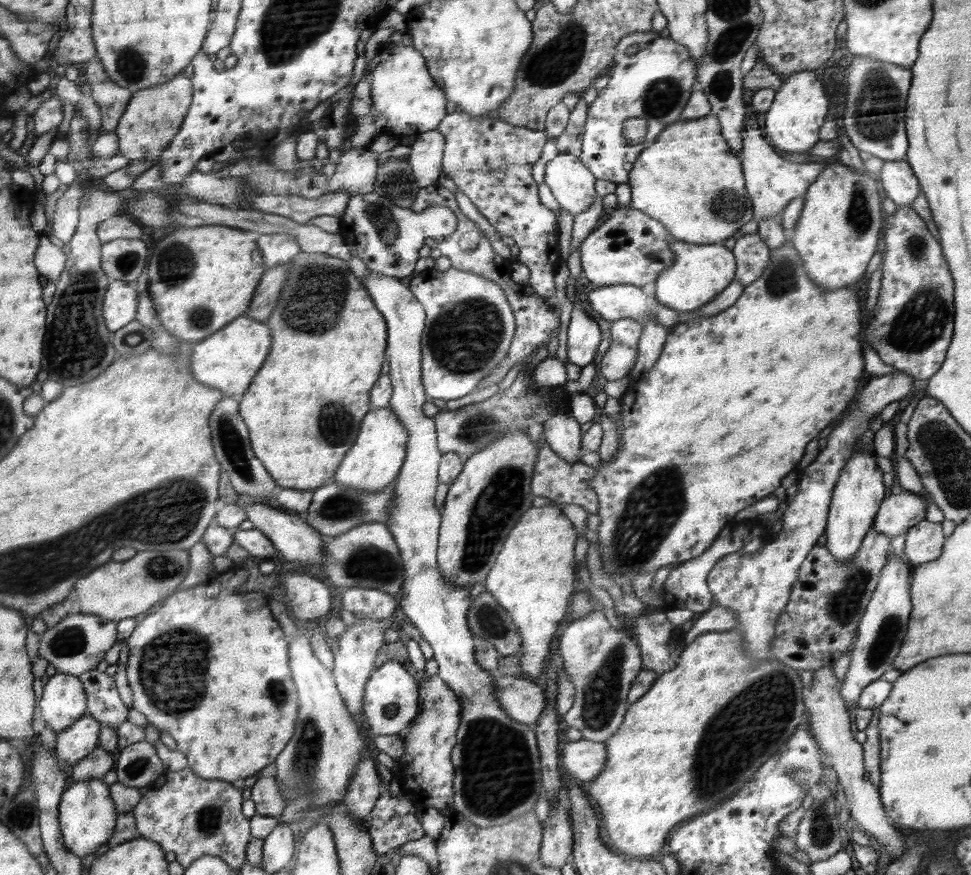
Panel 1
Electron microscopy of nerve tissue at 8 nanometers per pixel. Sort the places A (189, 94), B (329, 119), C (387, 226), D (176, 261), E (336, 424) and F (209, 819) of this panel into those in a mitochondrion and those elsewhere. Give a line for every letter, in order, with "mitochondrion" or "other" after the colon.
A: other
B: other
C: mitochondrion
D: mitochondrion
E: mitochondrion
F: mitochondrion

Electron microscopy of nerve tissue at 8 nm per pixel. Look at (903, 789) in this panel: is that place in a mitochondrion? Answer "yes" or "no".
no

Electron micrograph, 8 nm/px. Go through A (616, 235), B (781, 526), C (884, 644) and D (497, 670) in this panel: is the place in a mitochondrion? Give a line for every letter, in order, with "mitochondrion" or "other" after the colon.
A: other
B: other
C: mitochondrion
D: other

